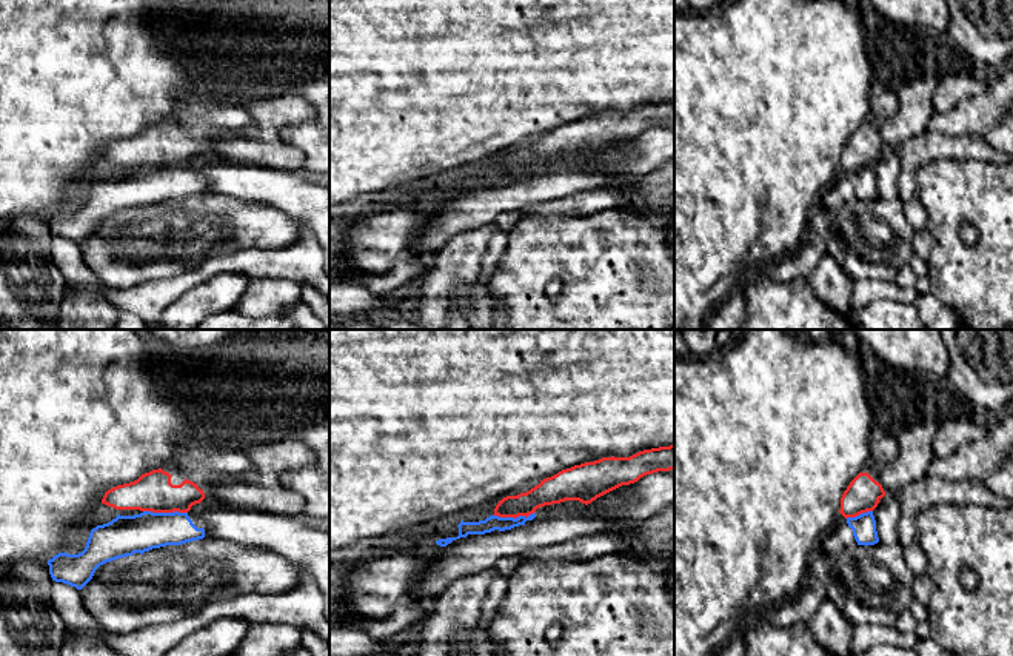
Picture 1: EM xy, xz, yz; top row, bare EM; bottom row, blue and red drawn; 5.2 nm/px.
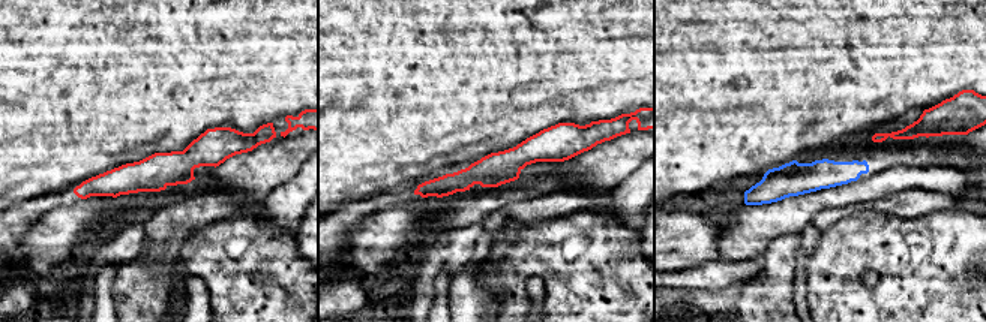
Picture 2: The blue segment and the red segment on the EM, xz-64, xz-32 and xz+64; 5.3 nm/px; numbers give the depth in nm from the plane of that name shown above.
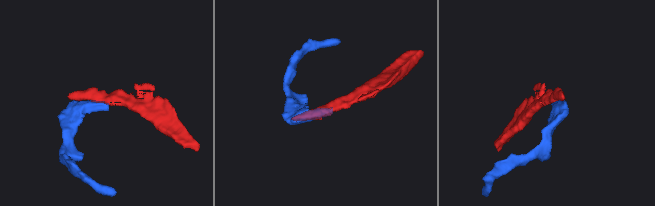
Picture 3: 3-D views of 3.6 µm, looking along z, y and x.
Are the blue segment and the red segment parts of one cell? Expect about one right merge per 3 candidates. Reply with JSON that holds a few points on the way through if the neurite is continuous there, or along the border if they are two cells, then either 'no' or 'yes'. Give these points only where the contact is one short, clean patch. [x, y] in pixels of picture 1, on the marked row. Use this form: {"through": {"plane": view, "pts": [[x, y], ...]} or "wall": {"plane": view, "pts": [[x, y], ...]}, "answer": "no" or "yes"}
{"wall": {"plane": "xy", "pts": [[143, 510], [187, 513]]}, "answer": "no"}

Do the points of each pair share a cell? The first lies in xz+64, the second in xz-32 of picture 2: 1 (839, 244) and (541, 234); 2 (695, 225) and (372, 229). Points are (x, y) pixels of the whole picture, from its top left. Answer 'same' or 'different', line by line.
1: same
2: same

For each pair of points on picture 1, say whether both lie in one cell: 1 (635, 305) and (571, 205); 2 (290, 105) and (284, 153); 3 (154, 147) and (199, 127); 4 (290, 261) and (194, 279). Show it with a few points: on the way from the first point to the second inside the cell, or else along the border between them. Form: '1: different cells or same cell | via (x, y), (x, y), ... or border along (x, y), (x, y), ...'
1: different cells | border along (613, 208), (605, 208), (590, 216), (541, 216)
2: same cell | via (277, 117), (274, 120), (274, 140)
3: same cell | via (165, 147), (179, 147), (188, 137)
4: same cell | via (267, 262), (217, 264)

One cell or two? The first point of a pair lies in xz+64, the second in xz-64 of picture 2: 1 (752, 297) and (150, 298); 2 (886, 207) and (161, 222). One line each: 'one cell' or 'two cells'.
1: two cells
2: one cell

